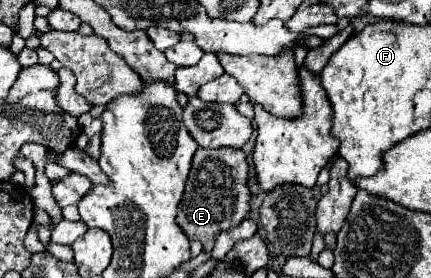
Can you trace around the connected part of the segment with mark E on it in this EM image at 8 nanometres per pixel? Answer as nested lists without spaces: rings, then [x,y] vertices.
[[[199,147],[193,155],[191,173],[187,179],[187,187],[183,199],[179,203],[177,223],[185,231],[191,241],[199,241],[203,251],[209,253],[215,245],[219,233],[239,225],[251,211],[251,193],[247,187],[249,165],[245,153],[235,147],[219,147],[219,149],[203,149]]]

